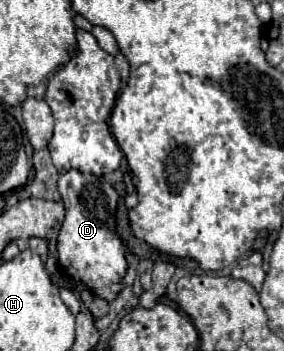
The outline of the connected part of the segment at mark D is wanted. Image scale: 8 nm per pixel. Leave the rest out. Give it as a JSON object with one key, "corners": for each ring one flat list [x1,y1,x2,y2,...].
{"corners":[[69,169,59,175,57,191,65,205,65,219,57,237,59,263,63,271,89,285,95,295,113,301,121,291,121,279,127,271,125,247,115,231,115,211,119,195,105,179,93,173,81,173,79,169]]}

